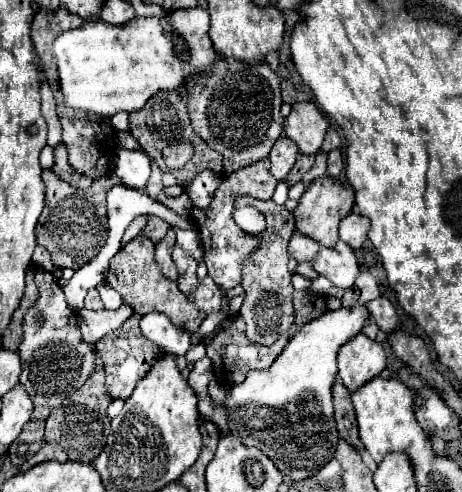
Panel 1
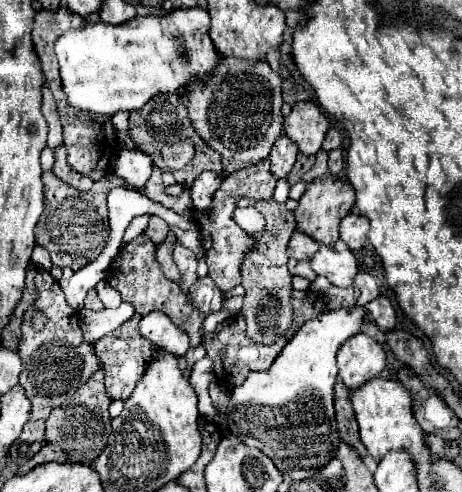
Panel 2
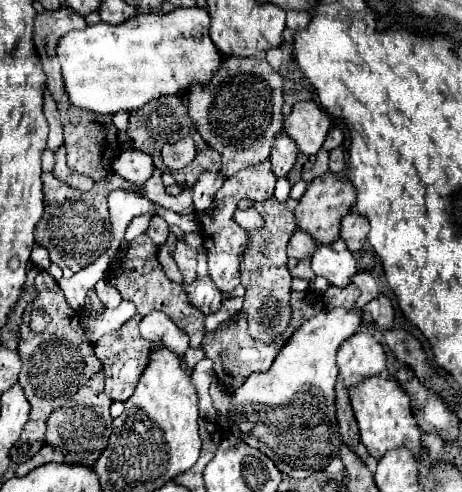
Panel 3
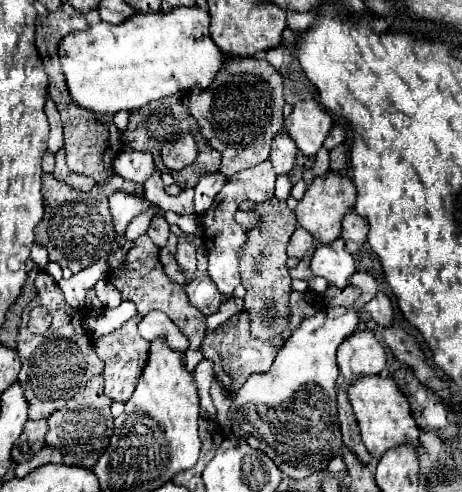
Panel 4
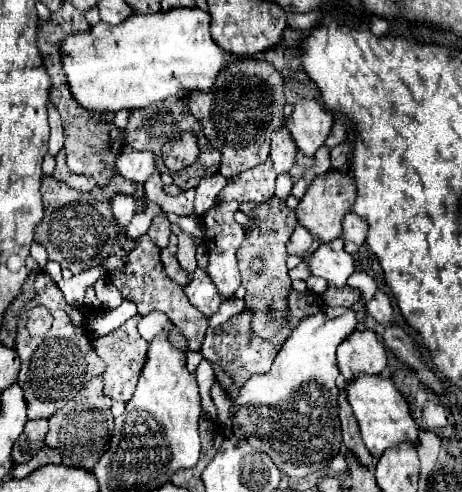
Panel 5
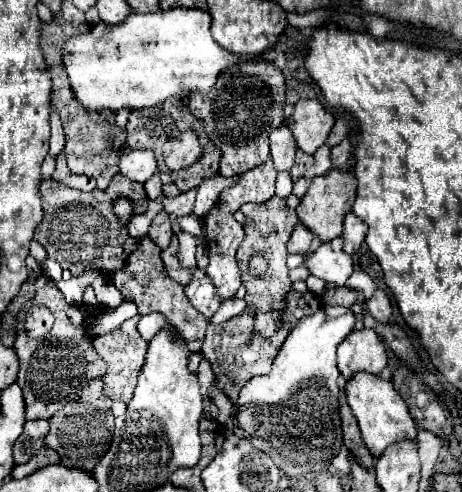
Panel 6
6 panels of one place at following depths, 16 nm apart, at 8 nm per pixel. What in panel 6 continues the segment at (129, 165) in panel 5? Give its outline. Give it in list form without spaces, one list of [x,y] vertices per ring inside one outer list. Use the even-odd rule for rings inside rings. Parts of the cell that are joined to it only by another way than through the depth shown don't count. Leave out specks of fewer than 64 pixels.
[[[130,150],[120,158],[120,174],[136,182],[146,182],[156,172],[156,156],[152,150]]]

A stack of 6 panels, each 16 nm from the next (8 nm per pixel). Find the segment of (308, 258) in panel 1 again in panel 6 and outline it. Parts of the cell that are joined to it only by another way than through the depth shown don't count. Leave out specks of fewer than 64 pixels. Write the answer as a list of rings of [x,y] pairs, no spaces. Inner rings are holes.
[[[296,224],[294,232],[292,232],[290,240],[288,240],[288,252],[290,252],[290,254],[310,252],[312,240],[314,240],[314,234],[312,234],[304,224]]]

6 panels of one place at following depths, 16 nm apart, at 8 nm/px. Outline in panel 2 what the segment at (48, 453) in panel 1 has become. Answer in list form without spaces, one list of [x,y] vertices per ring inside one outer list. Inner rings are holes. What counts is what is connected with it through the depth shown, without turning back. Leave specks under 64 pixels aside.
[[[44,444],[44,448],[36,456],[32,456],[28,462],[18,466],[16,474],[26,474],[32,468],[46,464],[46,462],[66,462],[66,456],[64,456],[64,452],[60,452],[60,448],[56,448],[56,444]]]

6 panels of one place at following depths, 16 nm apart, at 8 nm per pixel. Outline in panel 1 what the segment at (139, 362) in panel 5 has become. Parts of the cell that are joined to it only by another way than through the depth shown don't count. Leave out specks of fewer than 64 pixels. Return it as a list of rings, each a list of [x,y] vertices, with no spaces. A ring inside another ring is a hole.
[[[140,314],[130,316],[118,330],[106,334],[106,336],[104,336],[102,340],[98,340],[96,346],[94,346],[96,354],[98,354],[98,356],[102,358],[102,362],[104,362],[106,388],[108,388],[108,394],[110,394],[112,398],[122,398],[122,400],[126,400],[126,398],[134,392],[138,380],[148,372],[148,368],[156,362],[156,356],[162,352],[160,346],[156,346],[154,342],[150,342],[148,338],[142,336],[140,326],[138,326],[138,324],[140,324],[140,318],[142,318]]]

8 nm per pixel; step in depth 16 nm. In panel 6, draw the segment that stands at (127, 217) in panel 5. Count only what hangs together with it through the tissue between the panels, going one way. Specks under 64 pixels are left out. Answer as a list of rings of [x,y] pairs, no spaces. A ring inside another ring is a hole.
[[[118,198],[116,200],[116,214],[118,214],[118,218],[120,220],[124,220],[124,218],[130,218],[132,214],[134,214],[134,202],[132,200],[128,200],[128,198]]]

